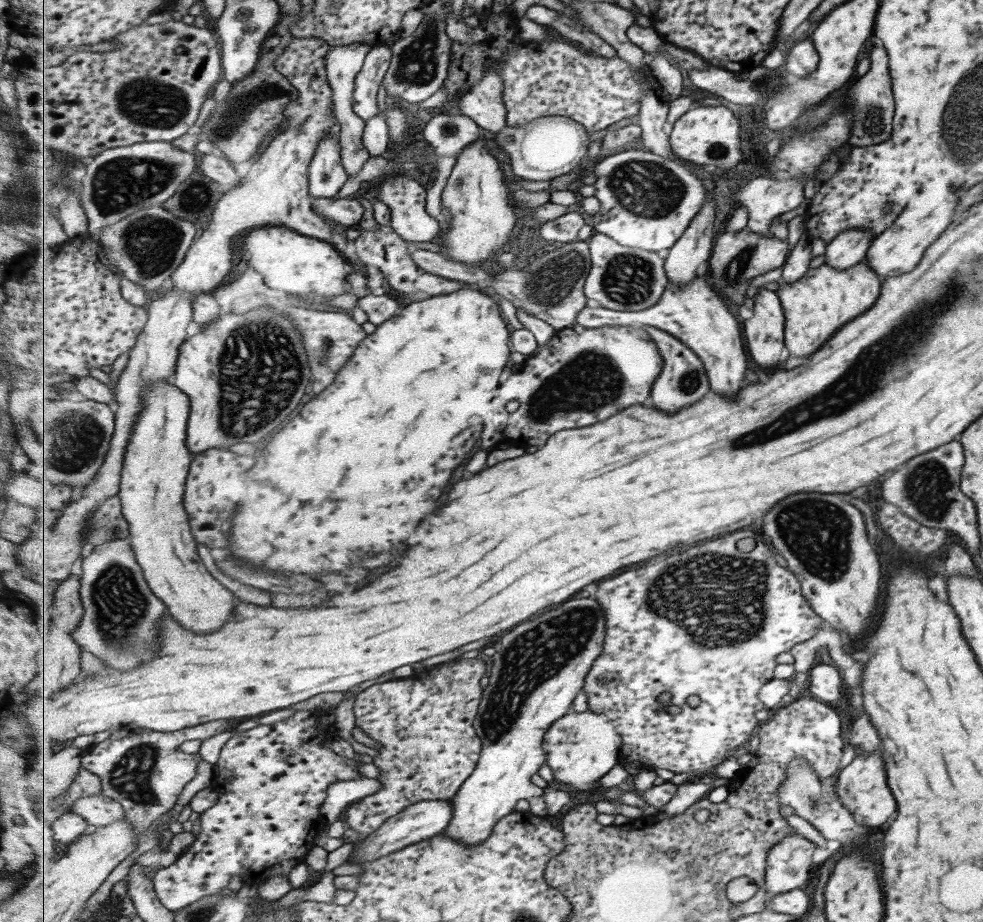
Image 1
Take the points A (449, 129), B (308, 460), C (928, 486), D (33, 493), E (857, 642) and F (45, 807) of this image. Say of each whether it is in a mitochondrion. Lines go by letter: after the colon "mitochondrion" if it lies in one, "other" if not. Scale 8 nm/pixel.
A: other
B: other
C: mitochondrion
D: other
E: other
F: other

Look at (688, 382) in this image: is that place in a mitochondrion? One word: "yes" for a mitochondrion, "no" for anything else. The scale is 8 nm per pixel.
yes

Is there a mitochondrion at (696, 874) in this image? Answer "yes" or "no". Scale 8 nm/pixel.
yes

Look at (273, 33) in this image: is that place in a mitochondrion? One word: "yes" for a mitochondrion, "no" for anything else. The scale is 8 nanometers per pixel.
no

